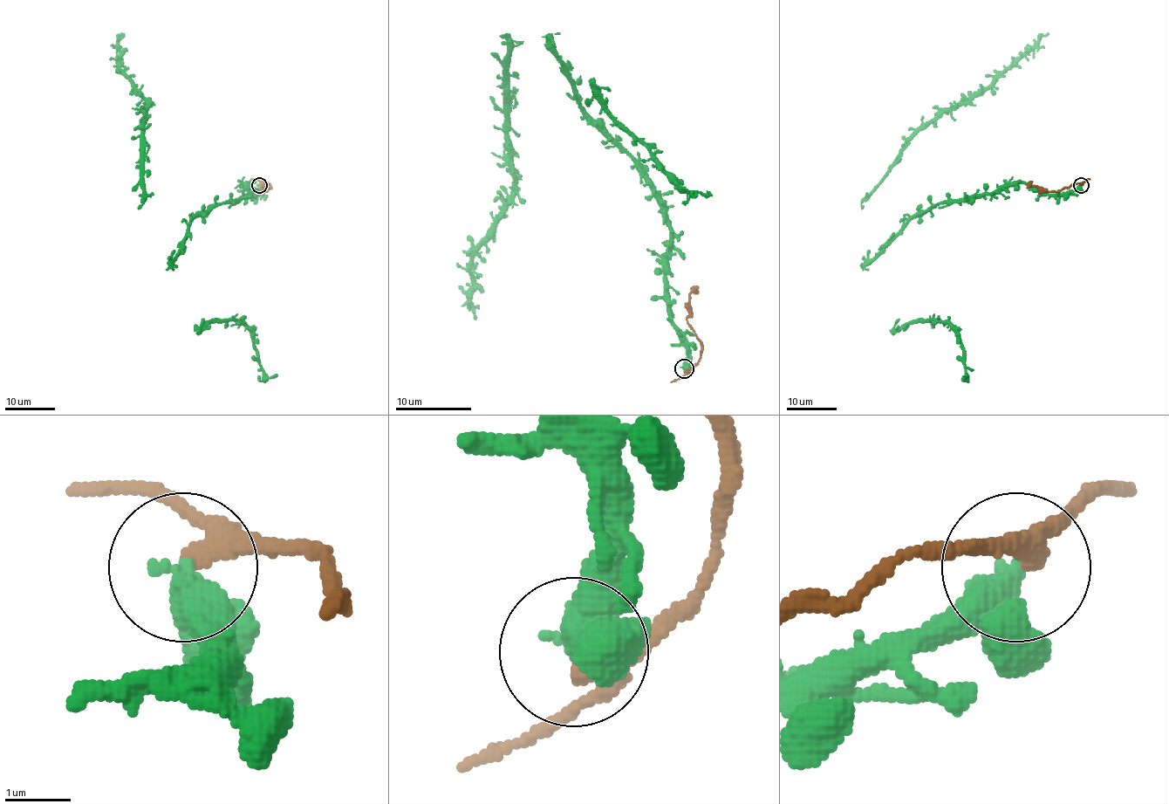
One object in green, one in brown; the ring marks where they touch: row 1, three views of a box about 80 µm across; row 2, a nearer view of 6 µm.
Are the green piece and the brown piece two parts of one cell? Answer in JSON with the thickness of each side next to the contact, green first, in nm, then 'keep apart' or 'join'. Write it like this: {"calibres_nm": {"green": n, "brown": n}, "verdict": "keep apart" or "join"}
{"calibres_nm": {"green": 500, "brown": 240}, "verdict": "keep apart"}

